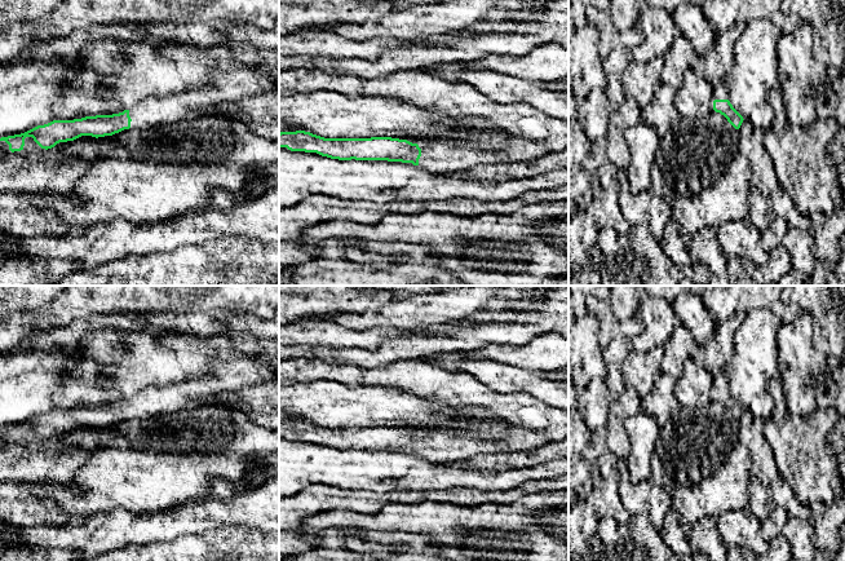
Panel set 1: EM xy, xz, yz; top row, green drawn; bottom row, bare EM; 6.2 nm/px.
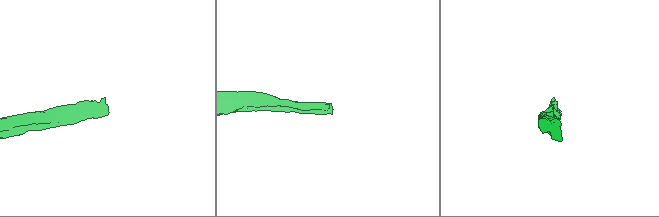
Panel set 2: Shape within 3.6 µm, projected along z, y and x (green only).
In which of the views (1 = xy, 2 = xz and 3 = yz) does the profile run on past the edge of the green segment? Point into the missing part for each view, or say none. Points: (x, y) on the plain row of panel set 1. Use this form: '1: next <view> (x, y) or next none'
1: next xy (240, 372)
2: next xz (438, 445)
3: next yz (720, 378)

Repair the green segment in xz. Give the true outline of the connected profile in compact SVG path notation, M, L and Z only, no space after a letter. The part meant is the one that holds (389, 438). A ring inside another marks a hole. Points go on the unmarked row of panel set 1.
M280 421L279 437L317 442L339 450L388 450L412 452L433 463L454 463L482 454L532 450L544 442L539 432L512 425L500 439L487 439L473 432L421 428L417 433L391 427L324 428L310 421Z

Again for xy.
M235 358L233 362L220 365L214 377L147 388L119 403L53 410L21 424L1 427L0 430L5 430L9 439L14 442L23 439L26 427L32 427L41 438L48 439L59 432L74 430L81 425L98 428L129 418L154 416L198 407L204 399L216 402L221 392L233 392L273 379L279 379L279 371L271 371L252 358Z

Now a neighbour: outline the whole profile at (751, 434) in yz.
M743 410L739 421L739 439L748 449L752 459L751 474L769 486L779 476L779 472L774 452L764 434L766 420Z

